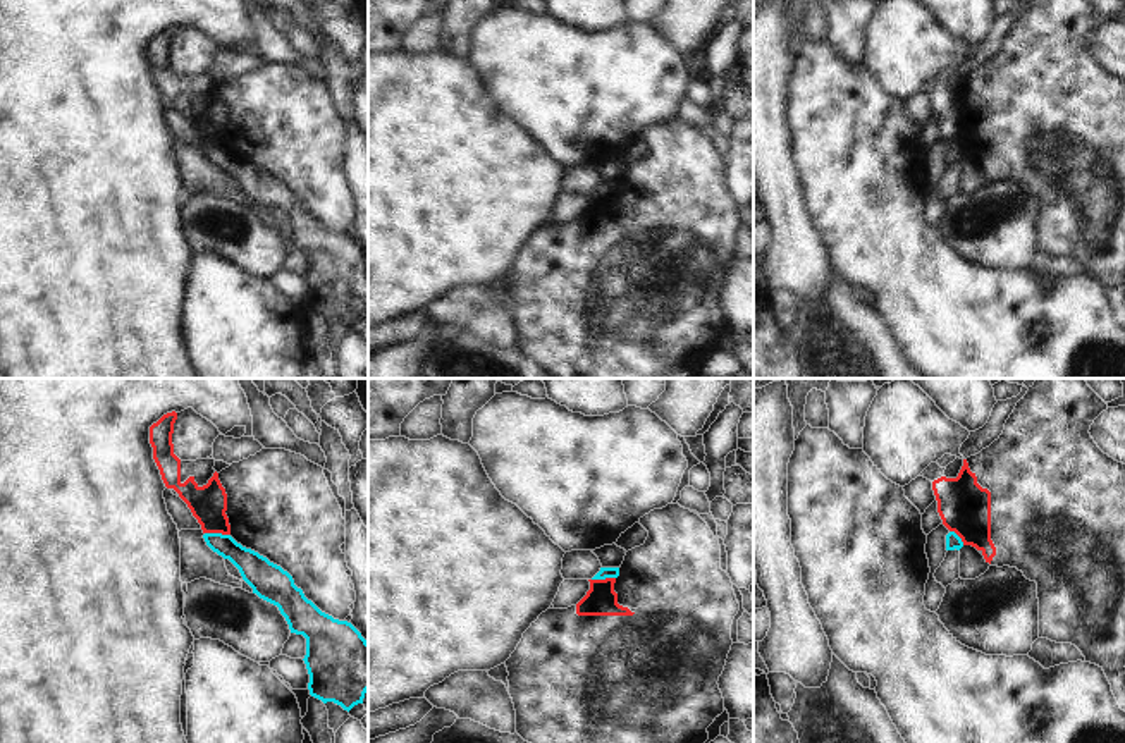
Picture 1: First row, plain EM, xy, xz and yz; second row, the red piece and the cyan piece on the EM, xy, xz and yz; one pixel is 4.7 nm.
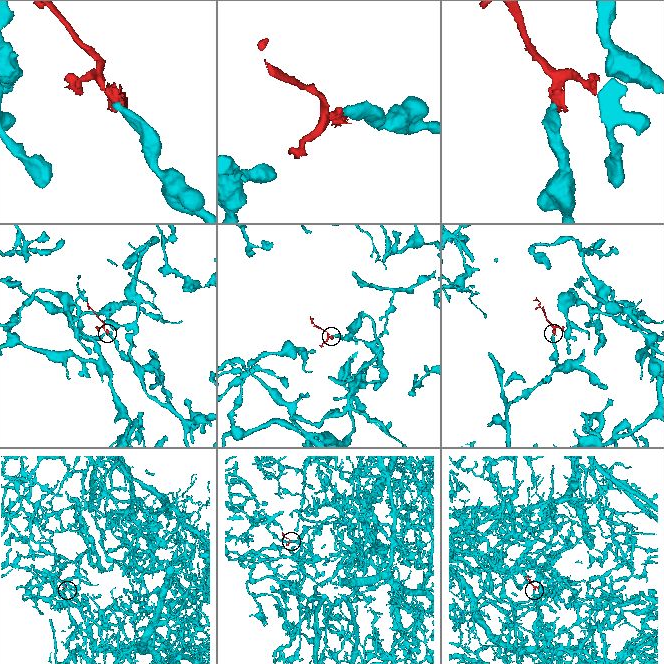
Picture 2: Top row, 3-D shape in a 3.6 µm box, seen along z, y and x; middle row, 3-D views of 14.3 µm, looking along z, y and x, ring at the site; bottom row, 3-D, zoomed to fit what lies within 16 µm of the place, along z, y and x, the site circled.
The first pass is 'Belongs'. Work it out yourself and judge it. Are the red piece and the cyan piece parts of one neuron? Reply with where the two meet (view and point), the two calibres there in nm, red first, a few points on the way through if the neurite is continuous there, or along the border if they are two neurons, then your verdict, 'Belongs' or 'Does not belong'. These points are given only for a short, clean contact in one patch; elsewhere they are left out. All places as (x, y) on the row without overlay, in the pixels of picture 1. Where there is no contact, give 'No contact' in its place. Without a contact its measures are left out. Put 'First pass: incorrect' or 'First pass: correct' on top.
First pass: incorrect
Touches red at xy (217, 147). Thickness 170 nm (red) against 140 nm. Boundary: xy (205, 147), (229, 150). Does not belong.

